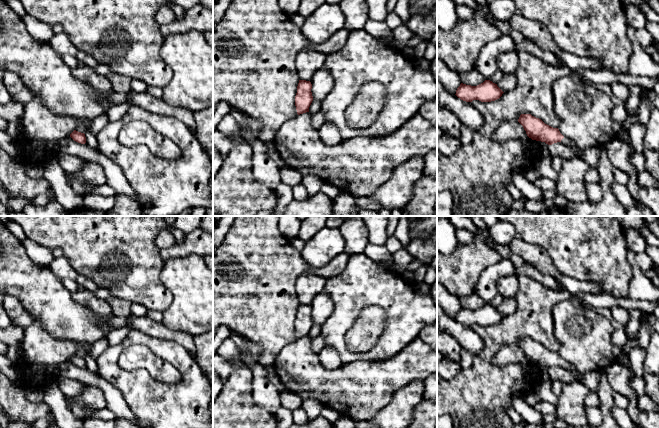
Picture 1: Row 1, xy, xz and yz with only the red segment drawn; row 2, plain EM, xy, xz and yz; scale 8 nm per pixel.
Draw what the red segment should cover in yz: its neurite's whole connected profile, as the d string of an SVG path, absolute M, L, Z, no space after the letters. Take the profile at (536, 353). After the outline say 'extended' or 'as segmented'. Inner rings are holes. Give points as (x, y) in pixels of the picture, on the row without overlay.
M521 338L518 346L523 350L529 362L536 365L545 366L552 369L557 366L570 371L577 382L581 382L581 373L579 373L569 362L563 360L558 352L553 352L545 348L541 343L531 338Z; extended

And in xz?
M299 304L295 320L295 330L298 339L309 336L309 331L313 325L311 313L312 308L310 305Z; as segmented

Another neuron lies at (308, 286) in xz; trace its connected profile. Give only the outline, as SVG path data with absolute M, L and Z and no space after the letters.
M315 274L299 276L295 290L300 304L312 305L314 298L324 289L327 279Z

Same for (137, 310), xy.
M132 303L130 316L133 317L142 317L145 316L148 312L148 309L138 303Z

